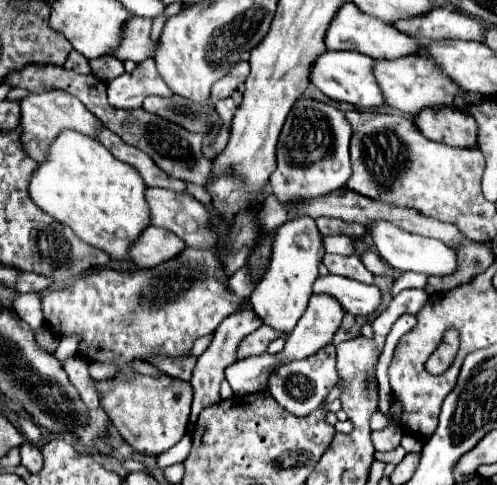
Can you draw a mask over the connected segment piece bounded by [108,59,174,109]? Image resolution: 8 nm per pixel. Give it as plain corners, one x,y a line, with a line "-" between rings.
146,59
132,73
124,73
108,83
108,101
118,109
138,109
148,95
174,95
156,71
156,63

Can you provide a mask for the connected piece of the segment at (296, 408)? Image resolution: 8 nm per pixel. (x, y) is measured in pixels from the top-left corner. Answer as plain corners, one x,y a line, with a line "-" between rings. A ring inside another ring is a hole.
330,343
302,361
292,361
282,367
276,367
276,371
268,377
268,391
290,413
308,415
324,403
324,399
328,397
328,393
334,389
336,383
338,383
336,347

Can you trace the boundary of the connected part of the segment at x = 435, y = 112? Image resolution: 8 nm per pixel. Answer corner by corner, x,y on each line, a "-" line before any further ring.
456,107
426,109
416,115
416,127
432,141
444,141
450,147
476,147
478,131
472,115

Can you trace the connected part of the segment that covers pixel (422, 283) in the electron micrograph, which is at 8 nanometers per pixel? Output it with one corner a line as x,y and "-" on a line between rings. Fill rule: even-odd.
404,273
400,275
394,285
392,285
392,295
398,295
402,289
410,289
410,287
418,287
424,289
426,287
426,275
418,275
418,273

